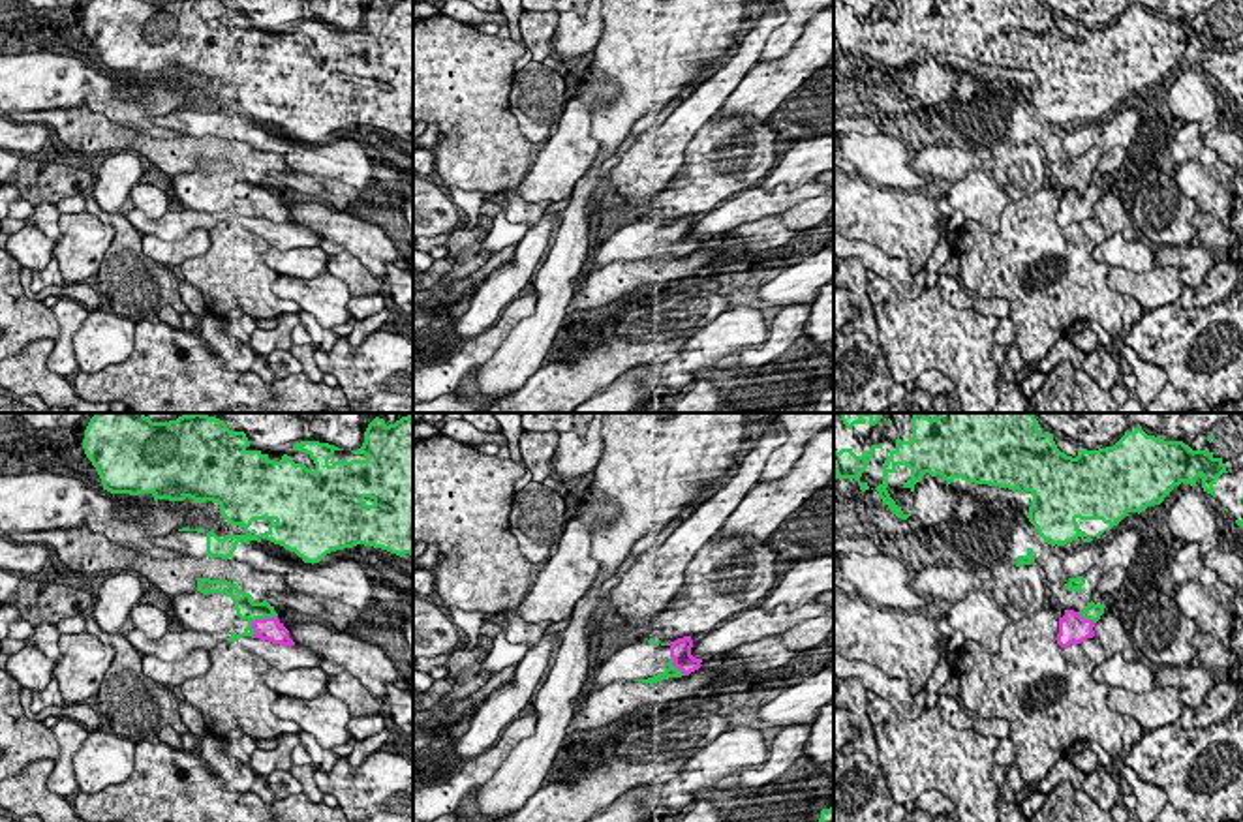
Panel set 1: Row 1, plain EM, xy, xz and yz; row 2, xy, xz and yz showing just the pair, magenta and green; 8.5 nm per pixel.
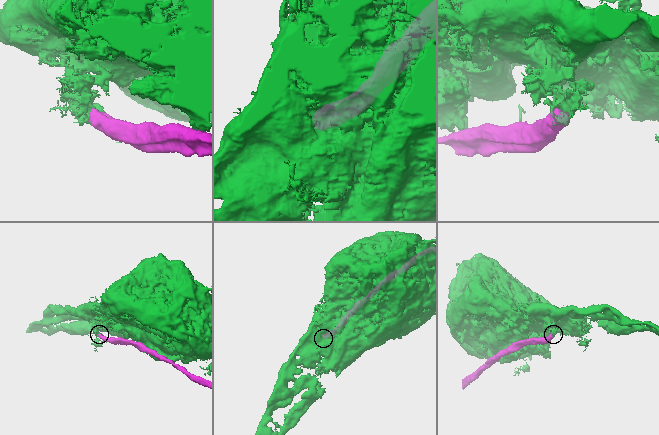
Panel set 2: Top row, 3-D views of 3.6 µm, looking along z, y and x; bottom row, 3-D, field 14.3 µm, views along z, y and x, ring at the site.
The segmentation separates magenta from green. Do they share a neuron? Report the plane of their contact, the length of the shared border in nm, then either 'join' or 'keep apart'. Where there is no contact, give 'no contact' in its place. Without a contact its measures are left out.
meets magenta in xy; contact 300 nm long; keep apart

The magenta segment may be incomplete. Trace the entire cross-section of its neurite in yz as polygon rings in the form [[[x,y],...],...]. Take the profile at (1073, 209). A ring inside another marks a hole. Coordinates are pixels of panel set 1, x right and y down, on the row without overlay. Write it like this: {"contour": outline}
{"contour": [[[1067,190],[1063,197],[1059,197],[1059,214],[1057,223],[1061,227],[1068,227],[1070,223],[1082,223],[1087,218],[1095,216],[1095,201],[1083,199],[1078,191]]]}

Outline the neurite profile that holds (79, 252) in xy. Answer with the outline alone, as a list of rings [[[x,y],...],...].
[[[69,212],[58,218],[62,236],[54,240],[53,255],[68,285],[98,274],[115,229],[88,212]]]

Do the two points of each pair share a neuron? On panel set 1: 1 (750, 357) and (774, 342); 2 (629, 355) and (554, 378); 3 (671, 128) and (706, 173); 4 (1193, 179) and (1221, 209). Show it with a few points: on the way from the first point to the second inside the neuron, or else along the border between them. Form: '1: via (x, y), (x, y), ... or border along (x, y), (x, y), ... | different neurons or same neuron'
1: via (755, 357), (768, 348) | same neuron
2: via (611, 359), (573, 378) | same neuron
3: border along (716, 115), (690, 141), (682, 158) | different neurons
4: via (1200, 186), (1215, 201) | same neuron

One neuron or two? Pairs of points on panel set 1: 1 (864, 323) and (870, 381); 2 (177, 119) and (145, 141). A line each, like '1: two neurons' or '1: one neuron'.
1: one neuron
2: two neurons

